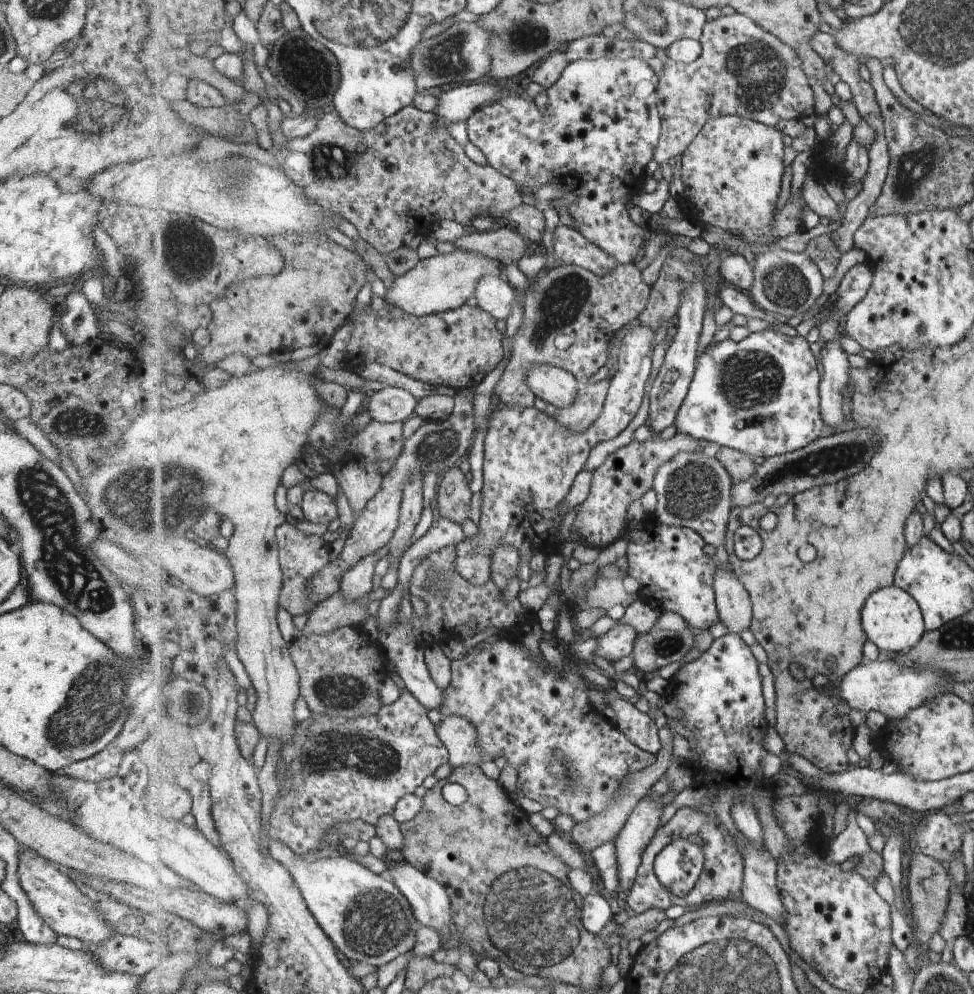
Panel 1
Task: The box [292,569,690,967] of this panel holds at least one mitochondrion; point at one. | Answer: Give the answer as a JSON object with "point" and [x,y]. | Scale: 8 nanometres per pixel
{"point":[374,921]}

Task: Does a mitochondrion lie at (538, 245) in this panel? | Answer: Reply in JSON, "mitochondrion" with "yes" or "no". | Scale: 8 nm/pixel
{"mitochondrion":"no"}

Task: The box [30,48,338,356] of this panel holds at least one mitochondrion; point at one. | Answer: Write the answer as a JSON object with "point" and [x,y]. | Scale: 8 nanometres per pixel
{"point":[93,104]}

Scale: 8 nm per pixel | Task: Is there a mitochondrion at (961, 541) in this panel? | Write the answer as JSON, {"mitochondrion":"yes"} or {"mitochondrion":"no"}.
{"mitochondrion":"no"}

